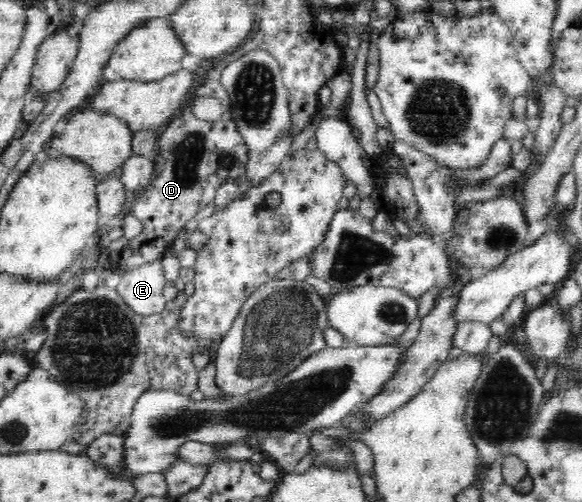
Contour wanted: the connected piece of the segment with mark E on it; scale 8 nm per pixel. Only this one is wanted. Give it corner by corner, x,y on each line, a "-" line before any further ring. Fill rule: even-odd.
161,259
123,272
116,287
118,297
128,309
139,316
149,316
161,312
167,300
163,290
171,285
163,273

